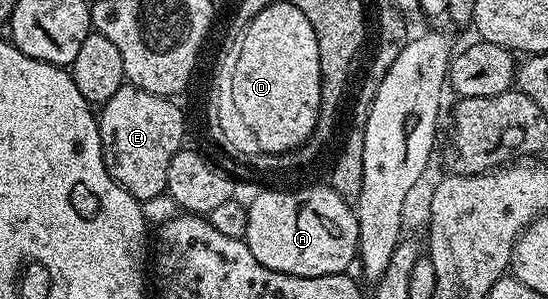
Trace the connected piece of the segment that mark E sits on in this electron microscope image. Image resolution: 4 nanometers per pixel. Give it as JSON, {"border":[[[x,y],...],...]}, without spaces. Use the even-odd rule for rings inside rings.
{"border":[[[126,83],[100,106],[101,150],[107,171],[139,202],[148,203],[166,192],[167,167],[186,144],[185,113],[177,103]]]}

